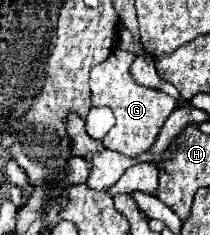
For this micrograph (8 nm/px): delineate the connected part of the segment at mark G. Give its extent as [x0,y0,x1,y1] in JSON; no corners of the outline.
[90,50,176,158]

